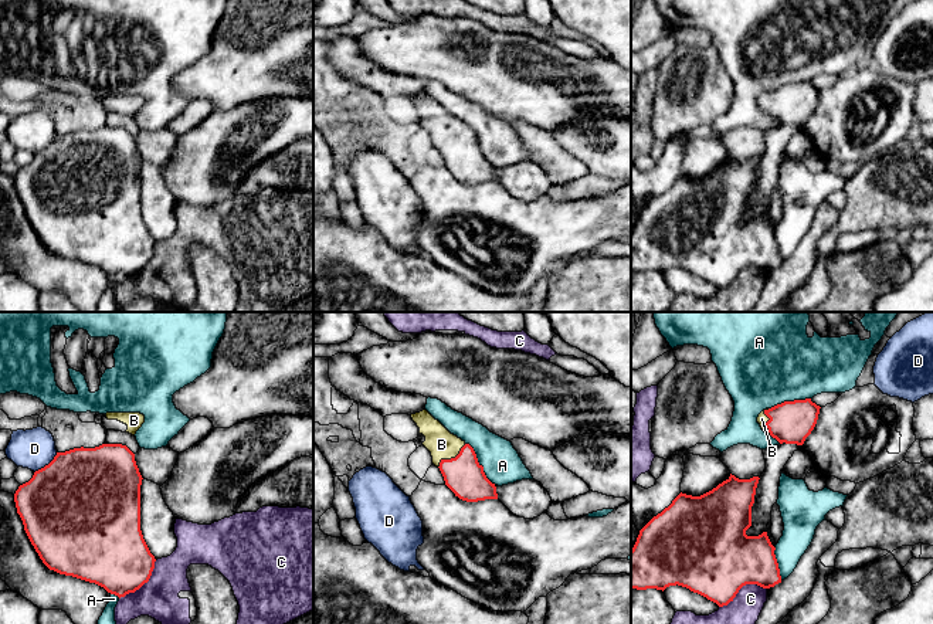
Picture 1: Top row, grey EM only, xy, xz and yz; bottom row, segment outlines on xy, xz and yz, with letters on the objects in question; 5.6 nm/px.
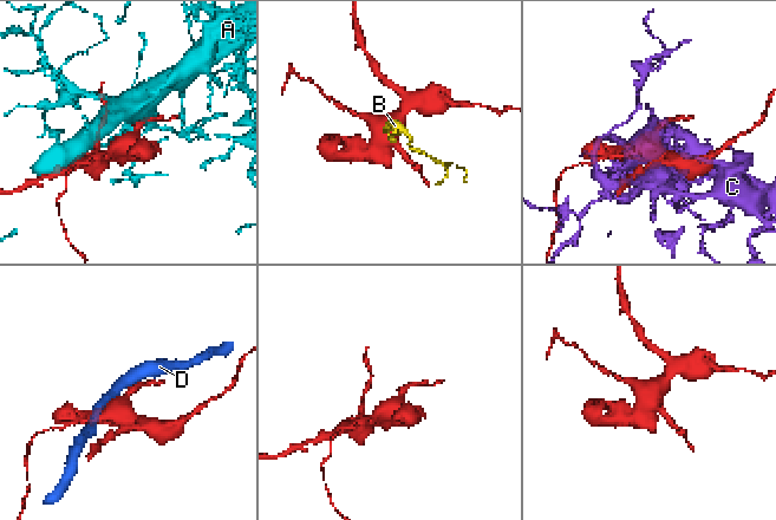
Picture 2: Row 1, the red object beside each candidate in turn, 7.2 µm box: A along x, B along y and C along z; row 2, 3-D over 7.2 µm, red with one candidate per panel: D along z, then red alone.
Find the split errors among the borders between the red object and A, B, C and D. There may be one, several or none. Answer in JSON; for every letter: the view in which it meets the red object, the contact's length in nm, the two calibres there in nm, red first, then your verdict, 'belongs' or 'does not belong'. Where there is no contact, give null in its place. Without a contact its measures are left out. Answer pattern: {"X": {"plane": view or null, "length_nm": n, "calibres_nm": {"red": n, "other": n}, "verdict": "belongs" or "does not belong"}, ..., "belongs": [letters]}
{"A": {"plane": "xz", "length_nm": 300, "calibres_nm": {"red": 220, "other": 220}, "verdict": "does not belong"}, "B": {"plane": "xz", "length_nm": 200, "calibres_nm": {"red": 220, "other": 160}, "verdict": "belongs"}, "C": {"plane": "yz", "length_nm": 300, "calibres_nm": {"red": 460, "other": 240}, "verdict": "does not belong"}, "D": {"plane": "xy", "length_nm": 180, "calibres_nm": {"red": 500, "other": 220}, "verdict": "does not belong"}, "belongs": ["B"]}

